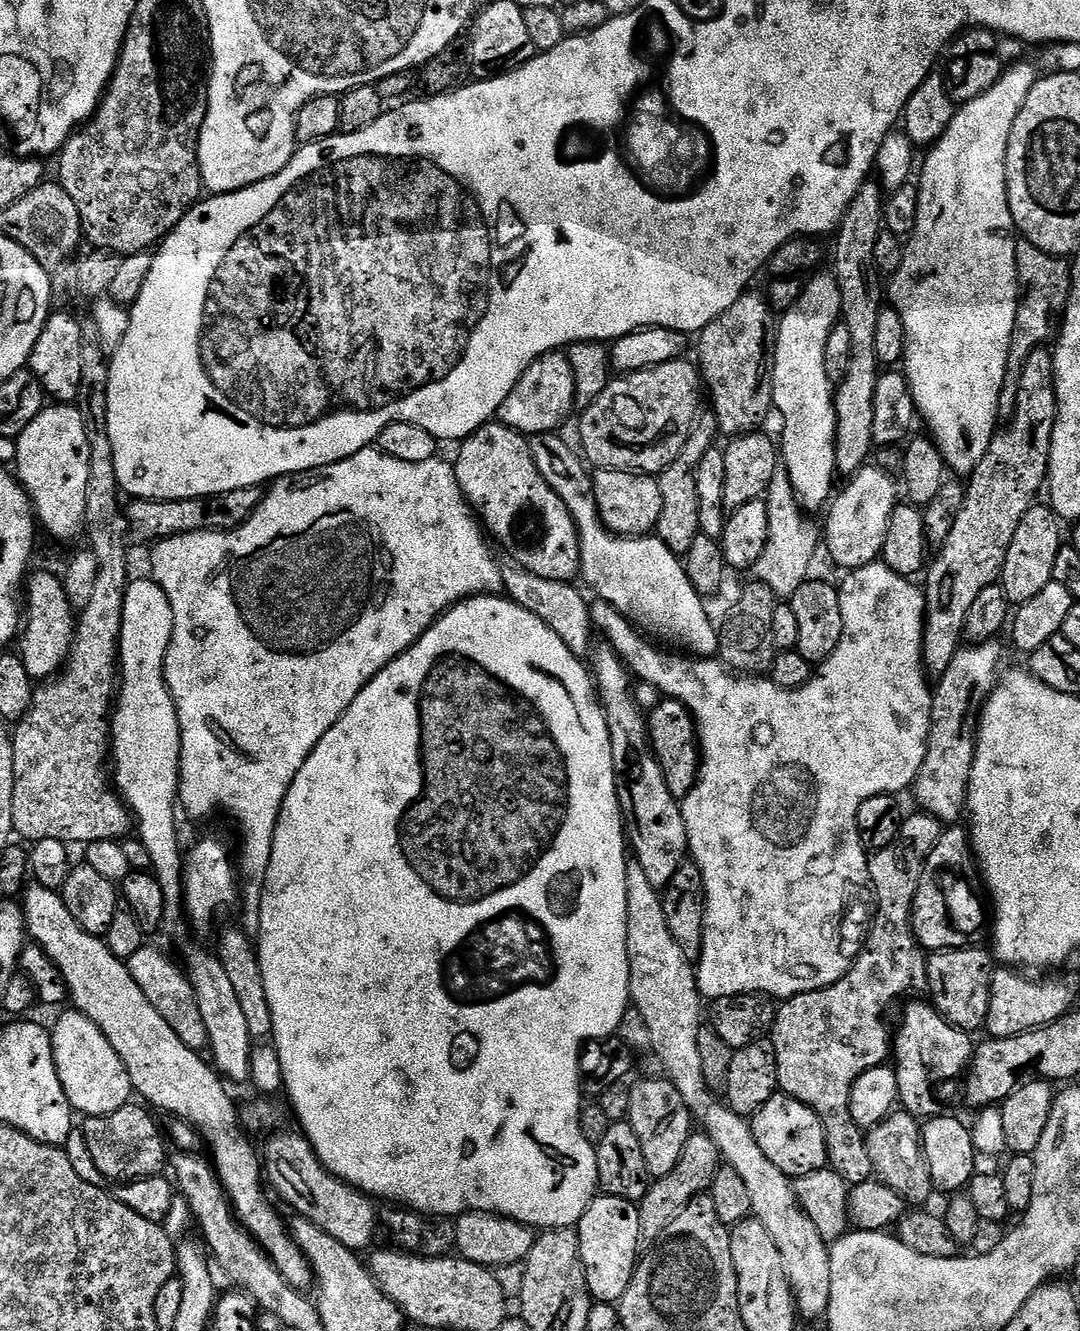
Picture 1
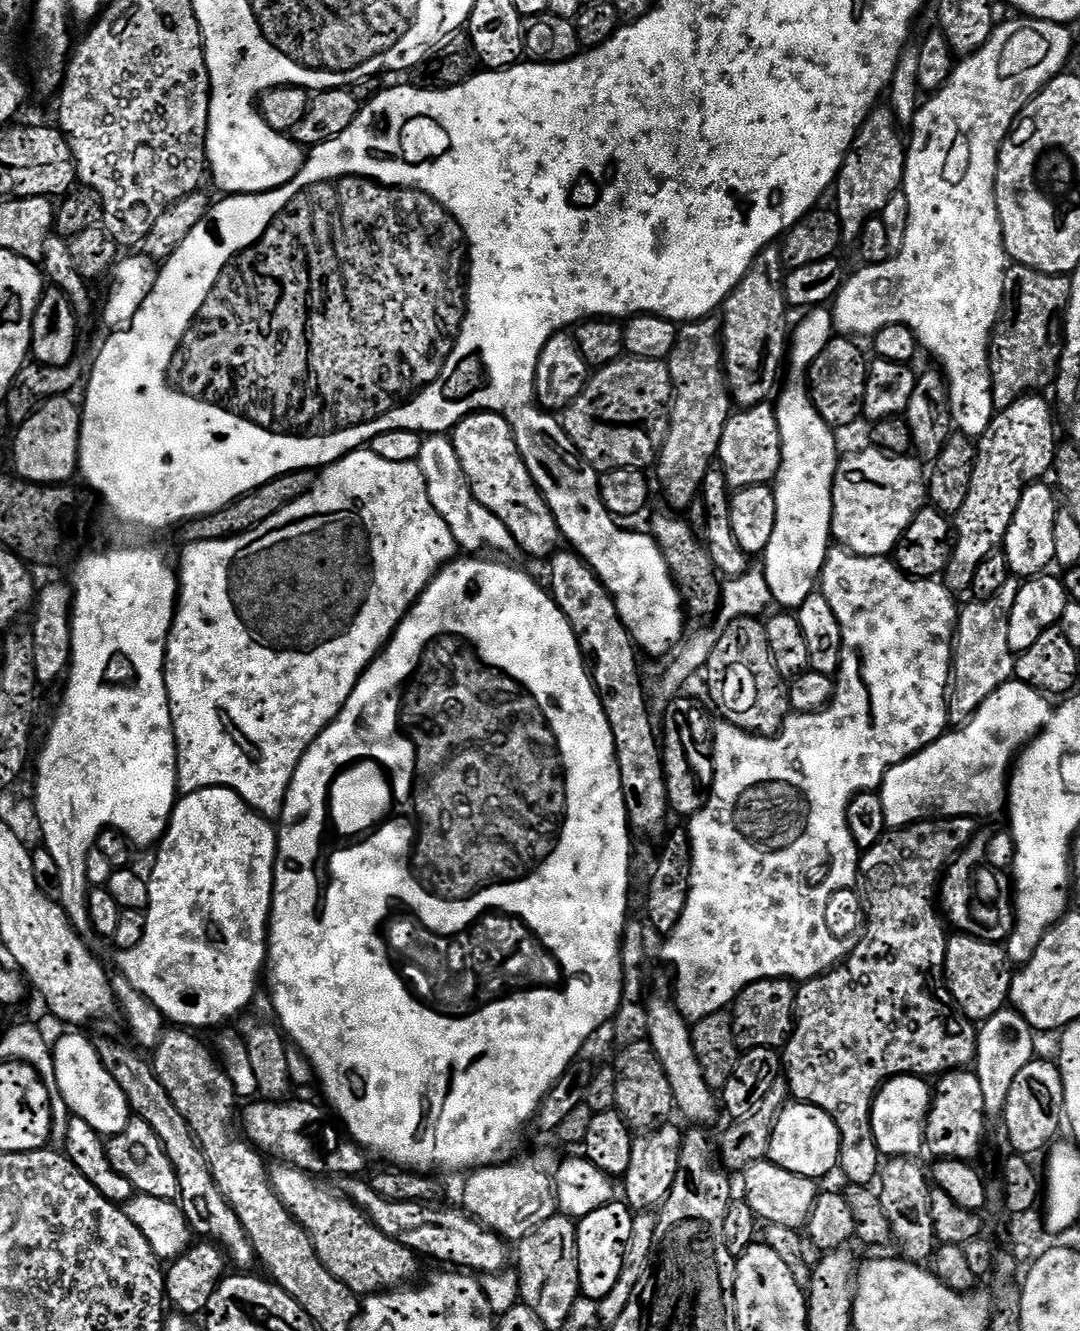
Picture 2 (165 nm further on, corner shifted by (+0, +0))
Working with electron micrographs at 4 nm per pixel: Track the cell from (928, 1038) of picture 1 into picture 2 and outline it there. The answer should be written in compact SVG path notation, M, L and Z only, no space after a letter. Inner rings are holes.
M949 1070L935 1081L924 1136L926 1152L932 1158L975 1161L984 1144L984 1127L989 1124L985 1096L982 1095L981 1083L975 1071Z

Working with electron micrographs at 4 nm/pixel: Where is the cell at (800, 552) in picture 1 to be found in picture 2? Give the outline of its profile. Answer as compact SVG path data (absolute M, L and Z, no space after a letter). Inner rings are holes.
M753 567L740 576L727 579L721 587L720 606L716 612L712 623L708 628L700 628L692 631L684 638L675 653L675 660L669 666L666 678L676 684L684 684L690 681L699 671L700 673L707 667L710 654L714 652L718 641L725 633L726 626L732 621L736 621L742 616L759 617L770 604L773 603L772 585L761 567Z

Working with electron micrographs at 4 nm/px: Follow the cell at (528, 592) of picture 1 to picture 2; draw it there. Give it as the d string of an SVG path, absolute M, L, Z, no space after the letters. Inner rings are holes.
M432 434L427 437L420 451L418 461L422 474L426 478L426 486L430 494L432 505L446 526L450 526L450 534L454 534L457 545L468 548L480 548L485 544L489 548L489 553L505 552L506 555L517 555L518 545L514 534L478 498L474 498L472 487L468 484L466 474L462 470L462 462L458 458L458 450L454 450L451 439L444 434Z

